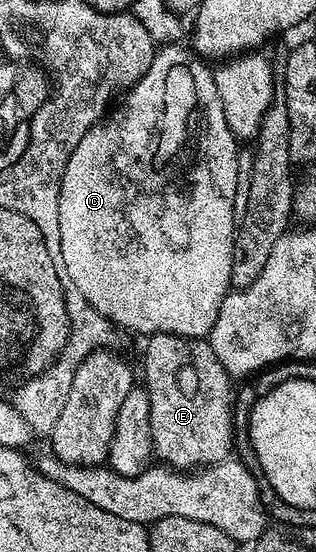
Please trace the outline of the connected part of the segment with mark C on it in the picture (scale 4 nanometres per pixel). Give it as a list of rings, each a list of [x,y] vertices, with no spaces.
[[[174,42],[160,47],[147,73],[126,93],[122,101],[123,108],[116,107],[98,124],[94,124],[85,134],[85,138],[81,138],[81,142],[77,142],[77,150],[73,150],[69,166],[65,166],[65,178],[61,182],[61,268],[66,279],[72,280],[83,297],[105,319],[120,329],[128,328],[131,332],[147,332],[146,334],[164,332],[174,336],[207,338],[211,335],[217,322],[217,314],[231,288],[231,259],[237,227],[235,191],[238,188],[240,191],[241,188],[240,145],[231,133],[229,122],[225,120],[225,110],[212,69],[207,69],[203,65],[206,63],[190,47],[182,48],[181,45],[182,43]]]

